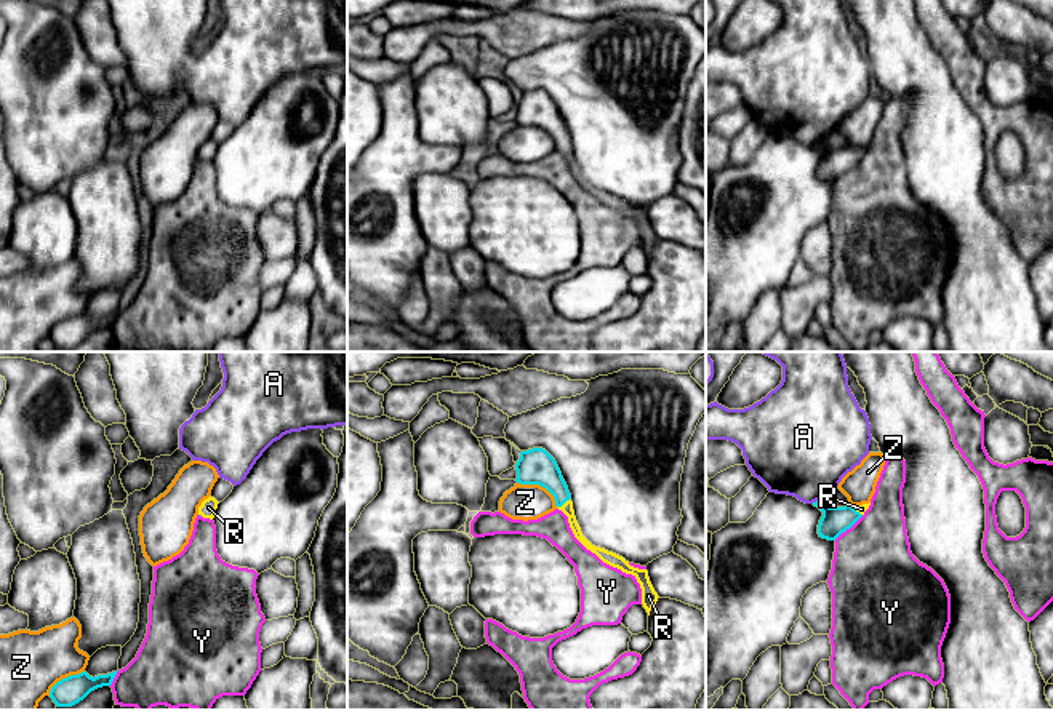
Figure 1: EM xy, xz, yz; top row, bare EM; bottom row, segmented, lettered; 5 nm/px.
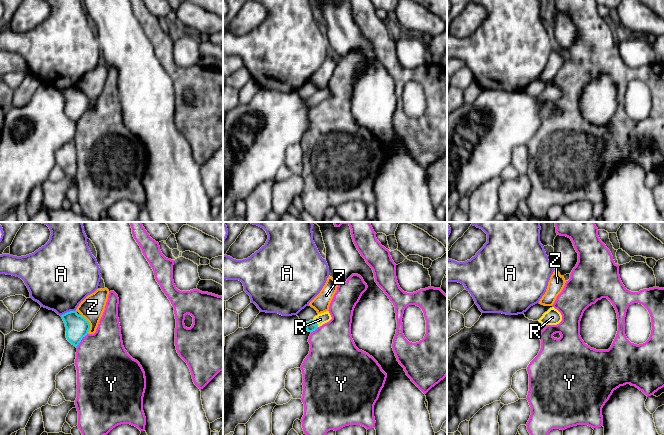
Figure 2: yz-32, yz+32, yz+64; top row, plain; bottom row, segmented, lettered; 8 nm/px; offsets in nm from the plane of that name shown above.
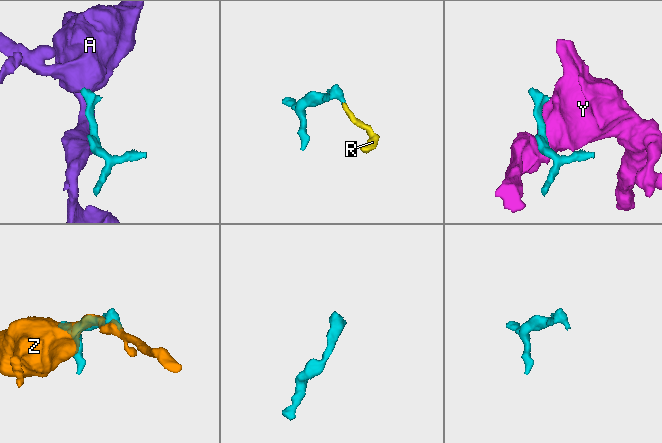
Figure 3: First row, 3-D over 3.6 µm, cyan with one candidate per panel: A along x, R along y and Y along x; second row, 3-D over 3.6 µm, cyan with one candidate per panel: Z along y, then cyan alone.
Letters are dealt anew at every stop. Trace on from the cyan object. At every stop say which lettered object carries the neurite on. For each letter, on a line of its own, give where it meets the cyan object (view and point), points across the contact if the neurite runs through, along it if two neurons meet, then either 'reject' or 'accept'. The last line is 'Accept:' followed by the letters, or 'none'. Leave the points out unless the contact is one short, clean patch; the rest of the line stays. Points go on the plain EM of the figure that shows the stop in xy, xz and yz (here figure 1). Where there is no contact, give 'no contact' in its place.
A: contact yz (816, 143); border yz (823, 139), (812, 144); reject
R: contact xz (564, 144); way xz (536, 107), (557, 128), (564, 144), (567, 149); accept
Y: contact yz (848, 170); reject
Z: contact xz (540, 127); reject
Accept: R

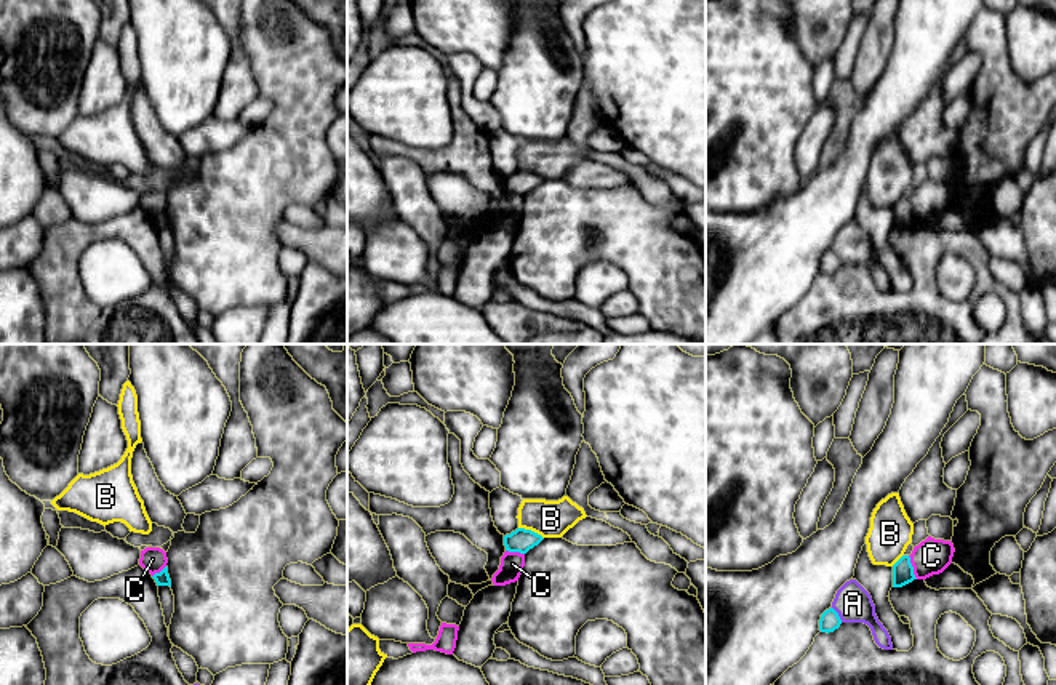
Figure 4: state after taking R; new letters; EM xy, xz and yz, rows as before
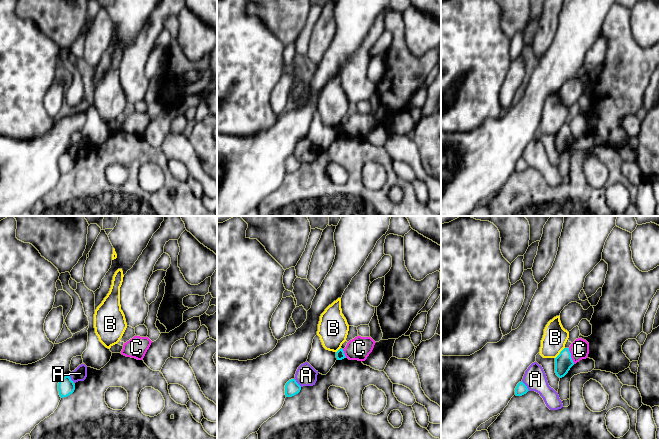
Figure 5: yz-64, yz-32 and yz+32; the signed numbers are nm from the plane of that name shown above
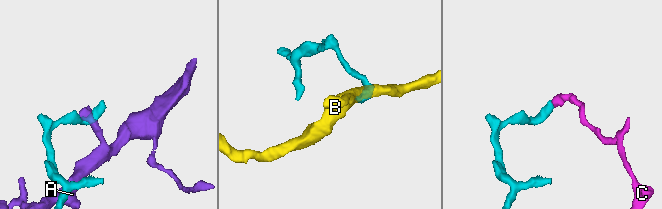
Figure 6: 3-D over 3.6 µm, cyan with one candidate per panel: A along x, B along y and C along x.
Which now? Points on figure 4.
A: contact yz (837, 256); border yz (832, 248), (842, 263); reject
B: contact xz (530, 172); border xz (519, 168), (530, 170), (543, 180); reject
C: contact yz (912, 208); border yz (908, 197), (912, 215), (917, 220); reject
Accept: none

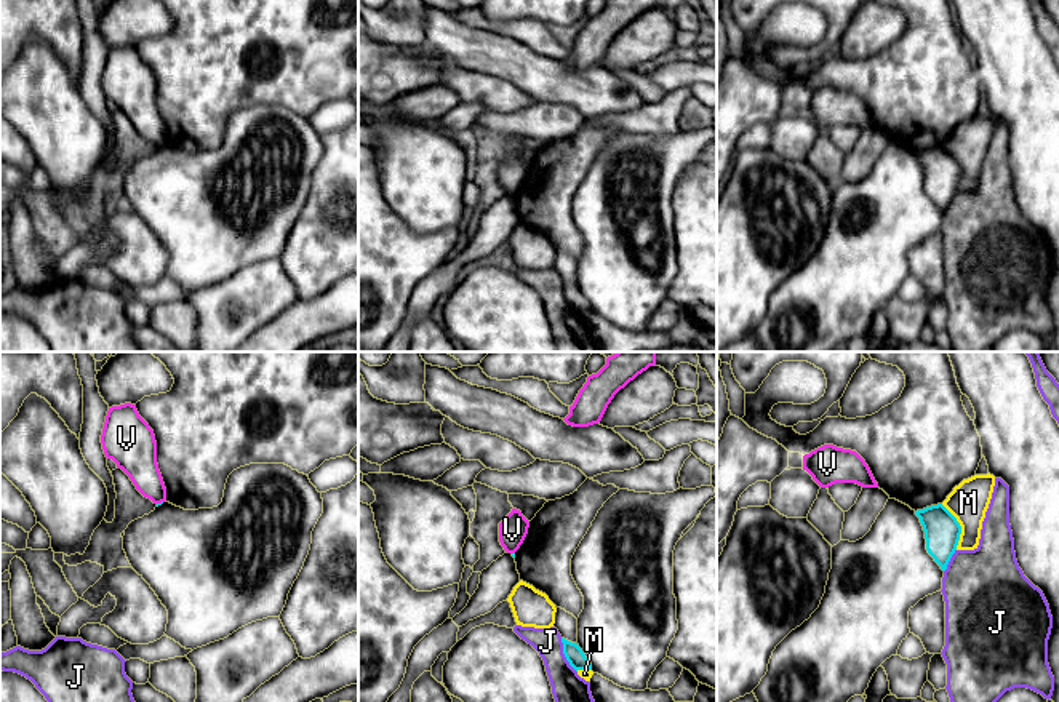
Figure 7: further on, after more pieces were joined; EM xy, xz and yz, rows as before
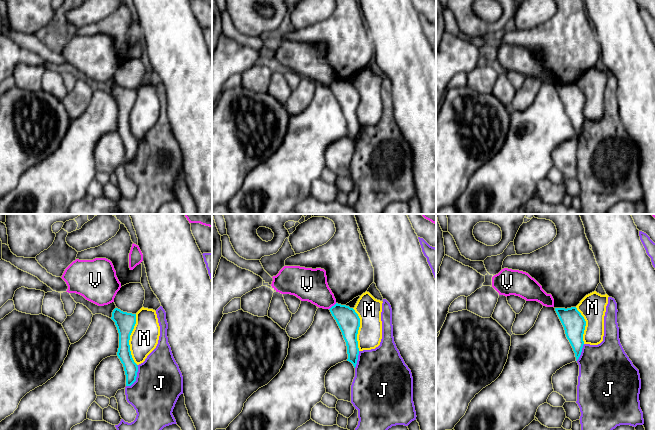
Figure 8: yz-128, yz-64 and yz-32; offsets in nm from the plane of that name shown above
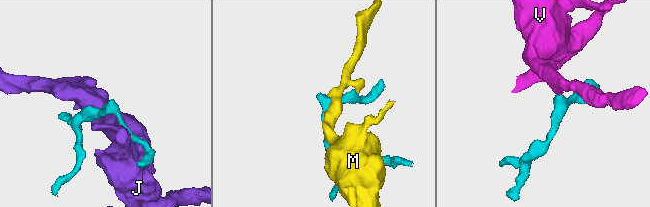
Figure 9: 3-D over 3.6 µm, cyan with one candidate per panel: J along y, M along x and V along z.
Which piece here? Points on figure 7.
J: contact xz (565, 298); reject
M: contact yz (960, 168); reject
V: contact xy (159, 146); border xy (162, 143), (157, 146); reject
Accept: none

